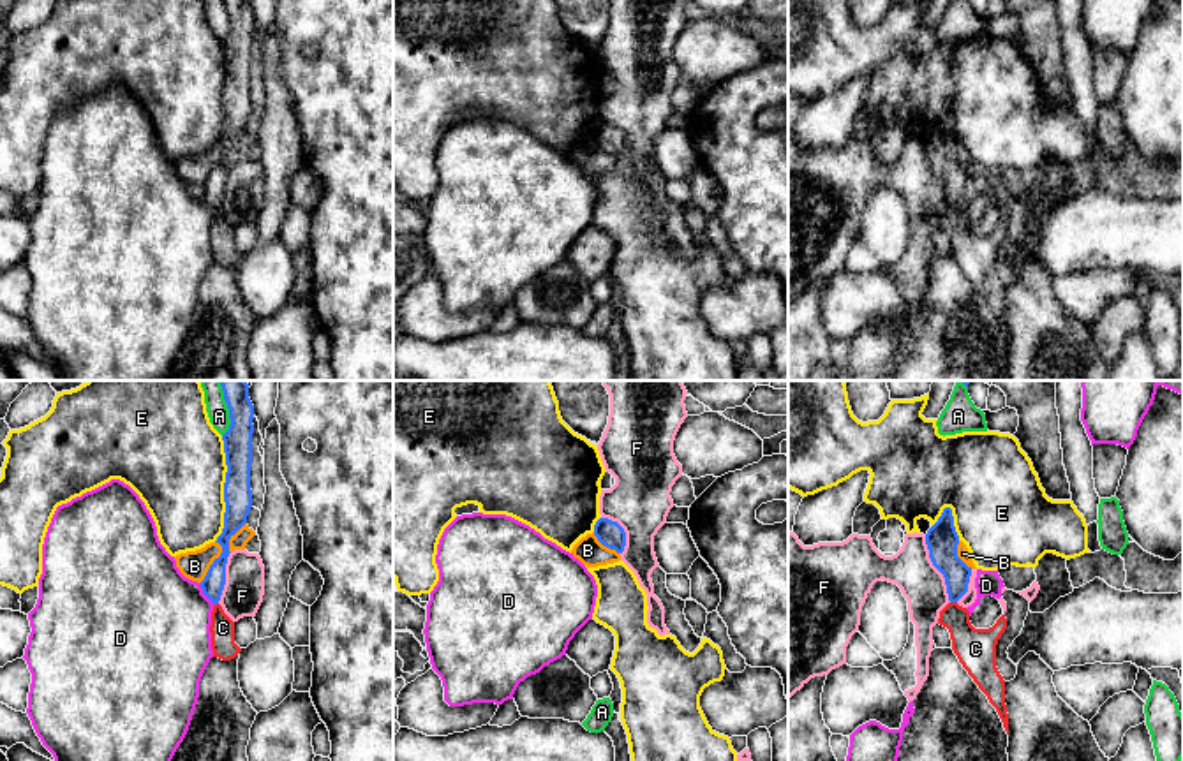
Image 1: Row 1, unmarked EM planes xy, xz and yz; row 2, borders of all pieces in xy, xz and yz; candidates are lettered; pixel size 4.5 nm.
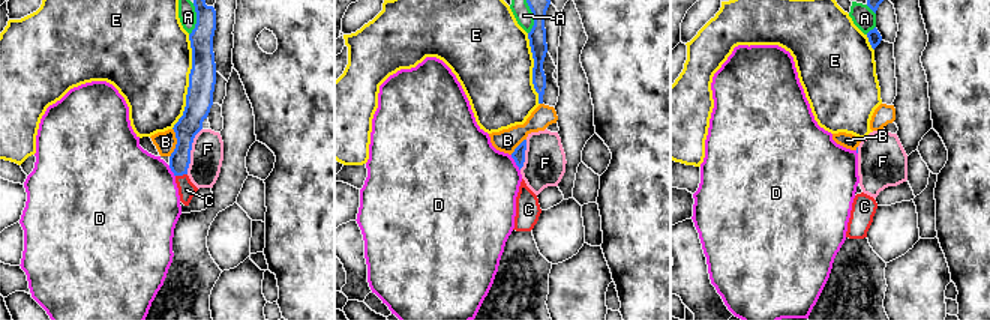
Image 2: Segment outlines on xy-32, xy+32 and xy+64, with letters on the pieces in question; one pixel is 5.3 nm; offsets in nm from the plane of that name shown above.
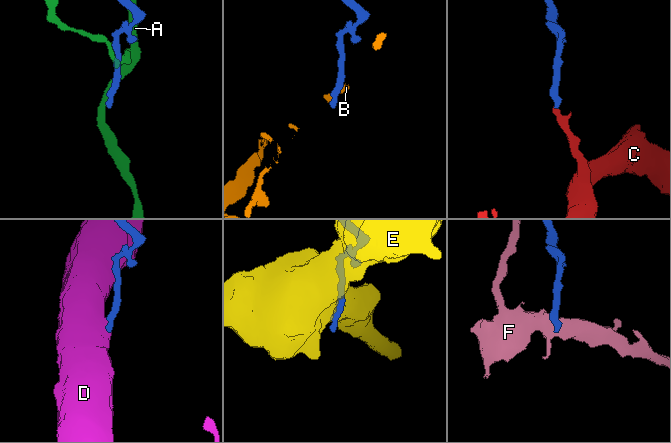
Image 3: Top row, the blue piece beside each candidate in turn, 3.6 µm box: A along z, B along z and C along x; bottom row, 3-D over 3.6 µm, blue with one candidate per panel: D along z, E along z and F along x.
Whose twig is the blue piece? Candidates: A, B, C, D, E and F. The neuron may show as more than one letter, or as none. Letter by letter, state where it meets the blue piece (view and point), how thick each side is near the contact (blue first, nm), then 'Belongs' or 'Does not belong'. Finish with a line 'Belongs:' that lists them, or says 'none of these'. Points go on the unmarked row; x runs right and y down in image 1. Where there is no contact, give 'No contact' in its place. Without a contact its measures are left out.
A: Touches blue at xy (230, 22). Thickness 130 nm (blue) against 100 nm. Does not belong
B: Touches blue at xy (214, 168). Thickness 110 nm (blue) against 130 nm. Does not belong
C: Touches blue at yz (954, 206). Thickness 130 nm (blue) against 190 nm. Belongs
D: Touches blue at xy (203, 198). Thickness 100 nm (blue) against 480 nm. Does not belong
E: Touches blue at xy (224, 94). Thickness 130 nm (blue) against 440 nm. Does not belong
F: Touches blue at yz (937, 173). Thickness 150 nm (blue) against 200 nm. Does not belong
Belongs: C

